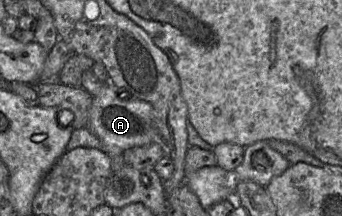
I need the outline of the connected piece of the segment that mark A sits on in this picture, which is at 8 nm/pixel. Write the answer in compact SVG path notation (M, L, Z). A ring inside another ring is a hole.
M110 81L104 83L100 92L92 98L87 128L100 139L102 150L111 158L123 155L124 151L133 147L150 143L163 145L153 118L152 105L131 96L121 97L119 90Z

